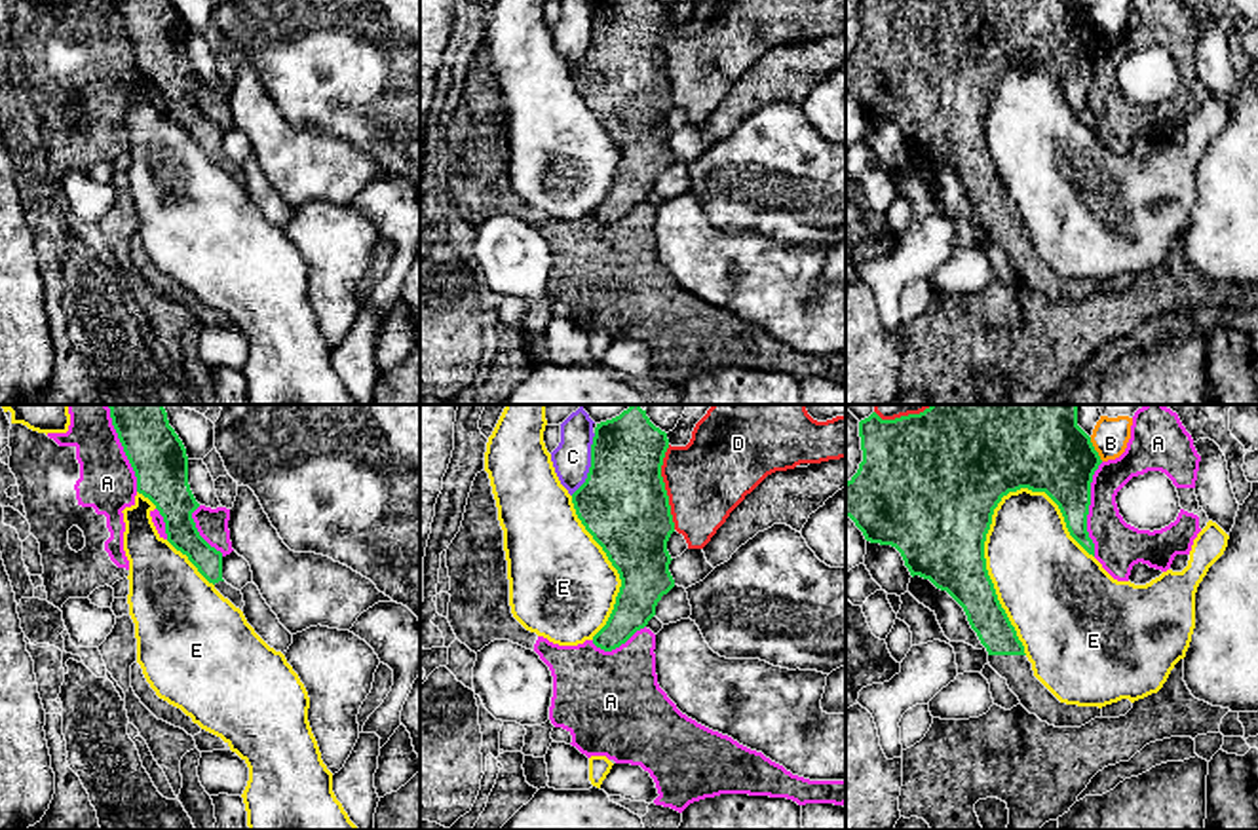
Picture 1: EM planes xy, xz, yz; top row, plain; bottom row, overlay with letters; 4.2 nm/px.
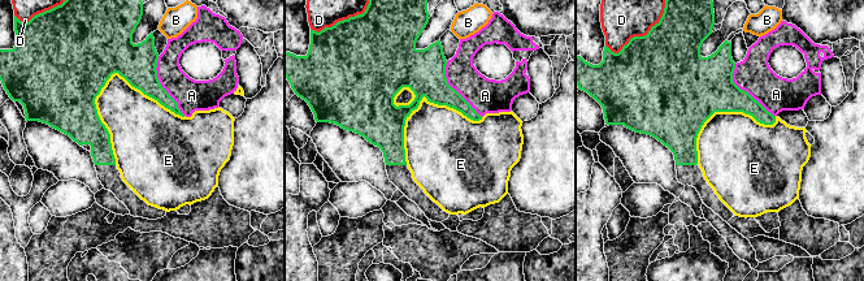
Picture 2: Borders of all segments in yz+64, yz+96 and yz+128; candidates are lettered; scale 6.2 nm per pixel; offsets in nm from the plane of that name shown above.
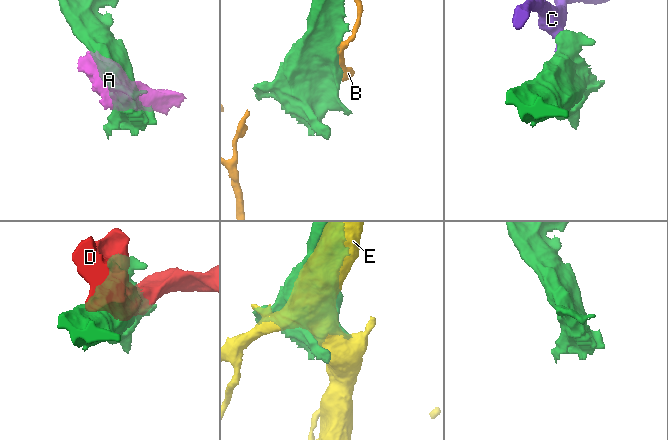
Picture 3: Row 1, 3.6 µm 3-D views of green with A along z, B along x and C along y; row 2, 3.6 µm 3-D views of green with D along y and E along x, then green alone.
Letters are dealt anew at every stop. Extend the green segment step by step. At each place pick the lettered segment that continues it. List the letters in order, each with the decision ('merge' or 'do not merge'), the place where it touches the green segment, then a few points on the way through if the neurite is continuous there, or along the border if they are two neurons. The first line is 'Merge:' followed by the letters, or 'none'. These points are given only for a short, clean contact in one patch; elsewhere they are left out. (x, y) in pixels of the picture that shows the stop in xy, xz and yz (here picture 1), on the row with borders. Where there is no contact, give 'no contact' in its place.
Merge: none
A: do not merge; meets green in yz at (1087, 509)
B: do not merge; meets green in yz at (1093, 449)
C: do not merge; meets green in xz at (591, 464)
D: do not merge; meets green in xz at (664, 487)
E: do not merge; meets green in yz at (985, 566)

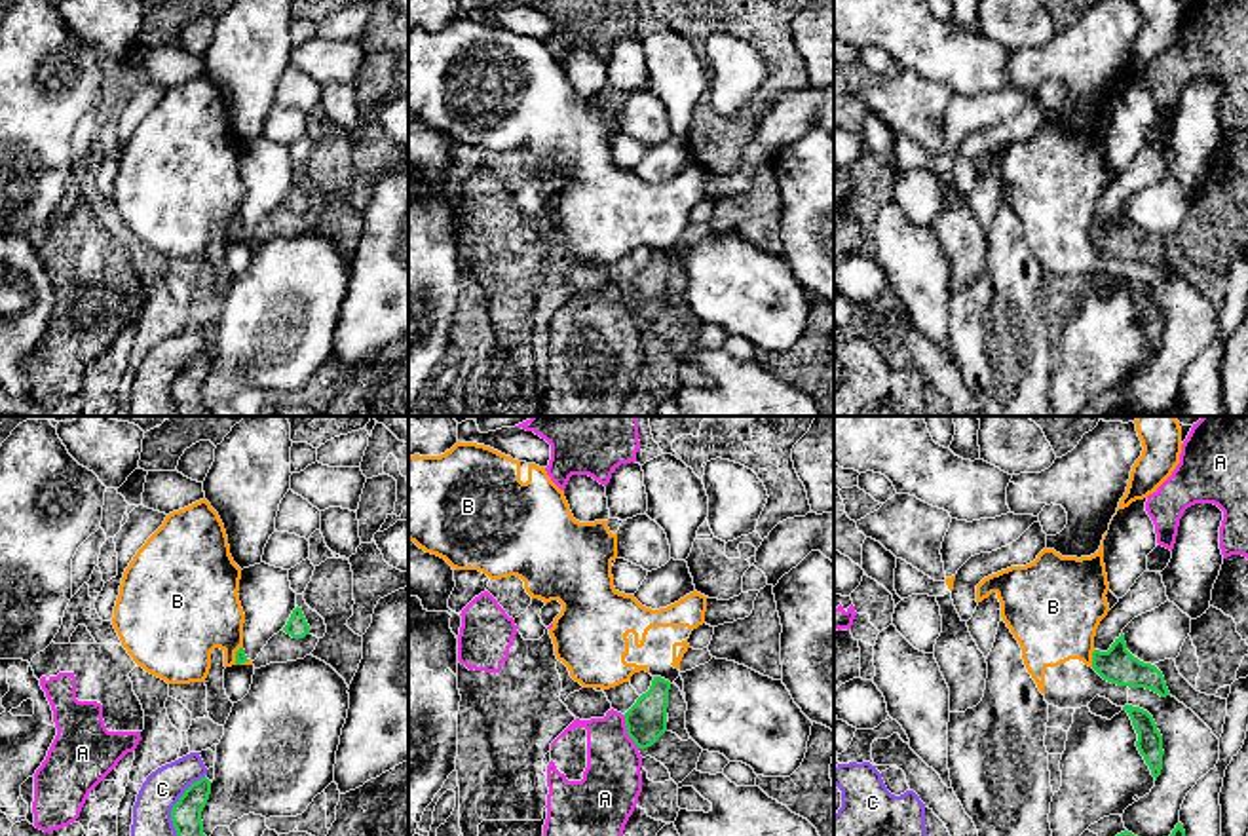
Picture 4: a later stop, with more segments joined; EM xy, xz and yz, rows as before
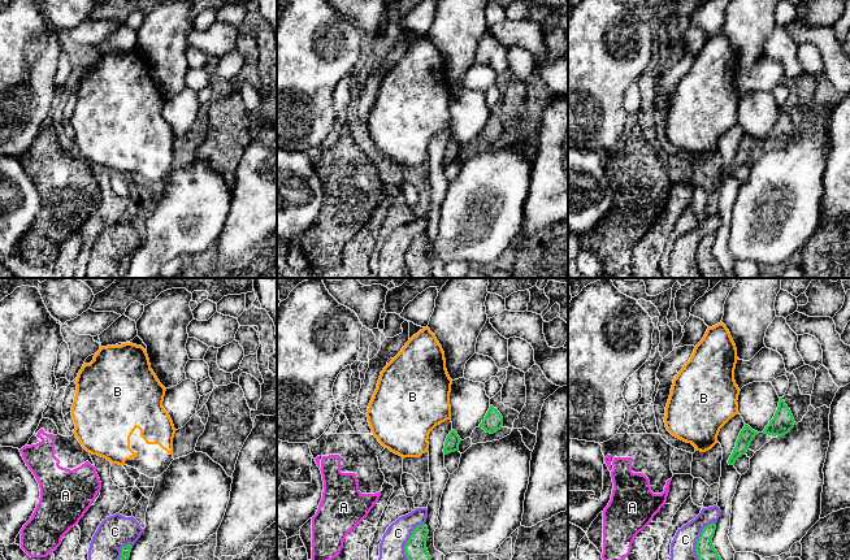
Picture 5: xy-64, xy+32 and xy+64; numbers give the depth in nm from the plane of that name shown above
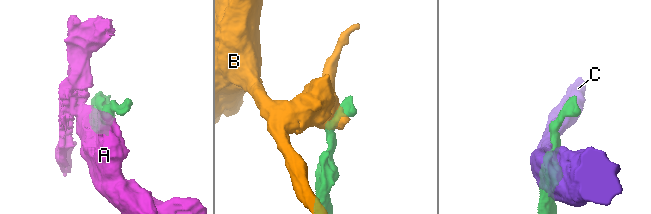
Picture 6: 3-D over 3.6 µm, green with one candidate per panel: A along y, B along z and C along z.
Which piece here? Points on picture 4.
Merge: none
A: do not merge; meets green in xz at (627, 732); border along xz (622, 715), (627, 736), (639, 747)
B: do not merge; meets green in yz at (1093, 658); border along yz (1095, 650), (1091, 665)
C: do not merge; meets green in xy at (175, 804)

